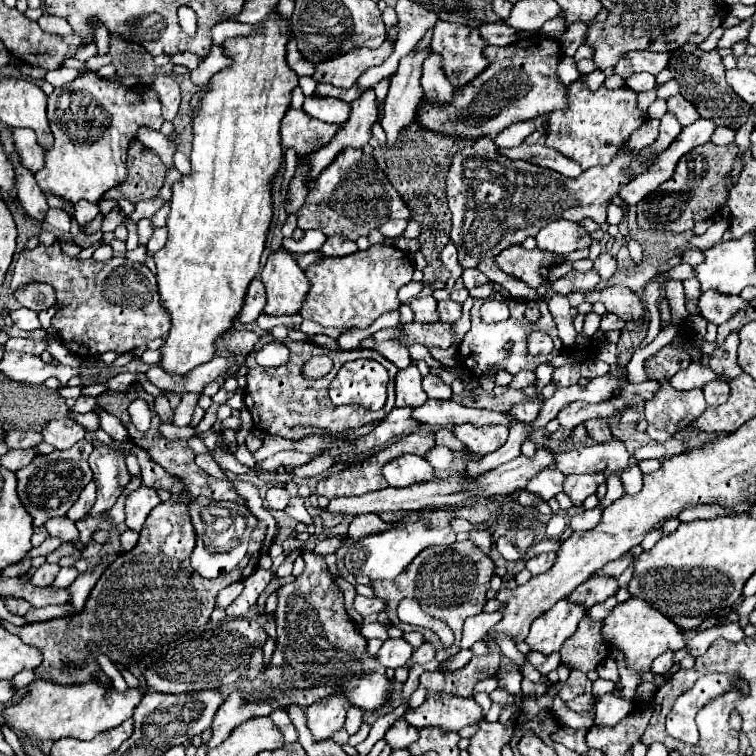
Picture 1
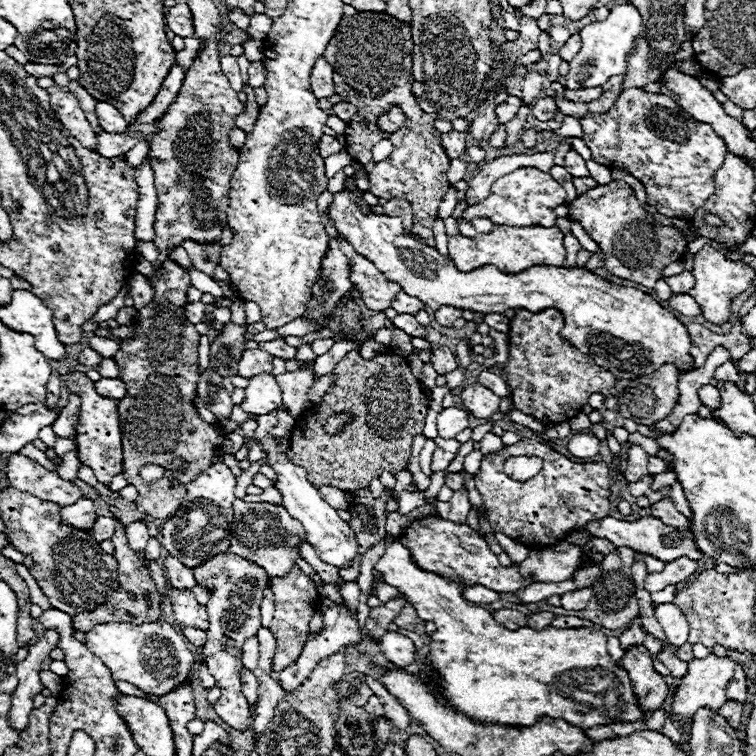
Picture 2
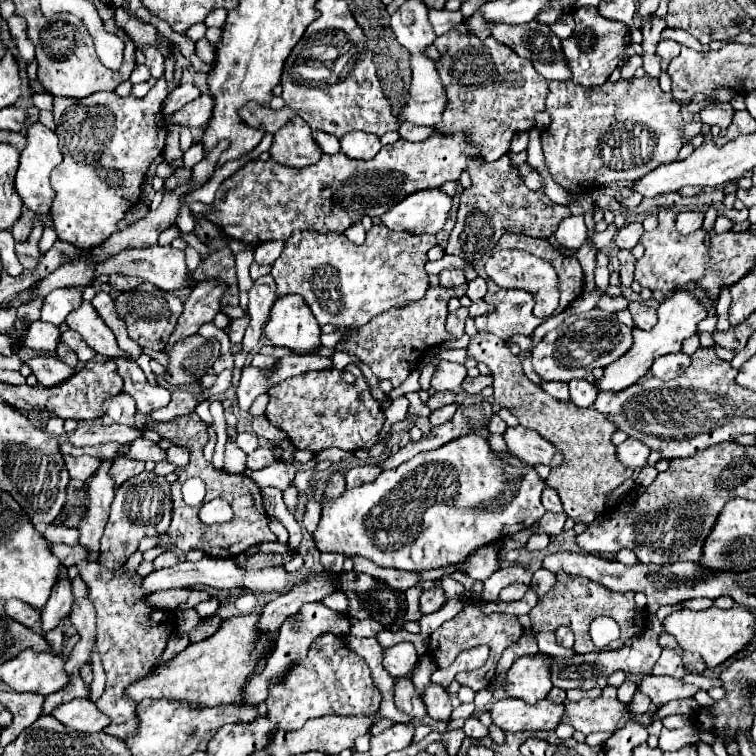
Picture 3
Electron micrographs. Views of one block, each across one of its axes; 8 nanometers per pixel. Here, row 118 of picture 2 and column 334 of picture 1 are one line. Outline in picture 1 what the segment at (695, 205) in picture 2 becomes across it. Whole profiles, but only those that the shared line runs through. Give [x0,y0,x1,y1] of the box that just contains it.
[206,552,394,750]

